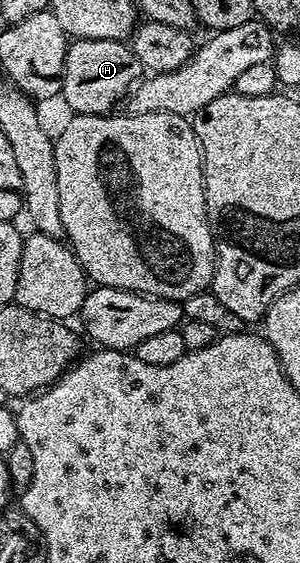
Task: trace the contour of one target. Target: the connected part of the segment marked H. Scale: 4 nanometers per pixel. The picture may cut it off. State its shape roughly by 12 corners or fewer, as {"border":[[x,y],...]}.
{"border":[[77,39],[61,99],[75,115],[114,112],[141,68],[126,42]]}

